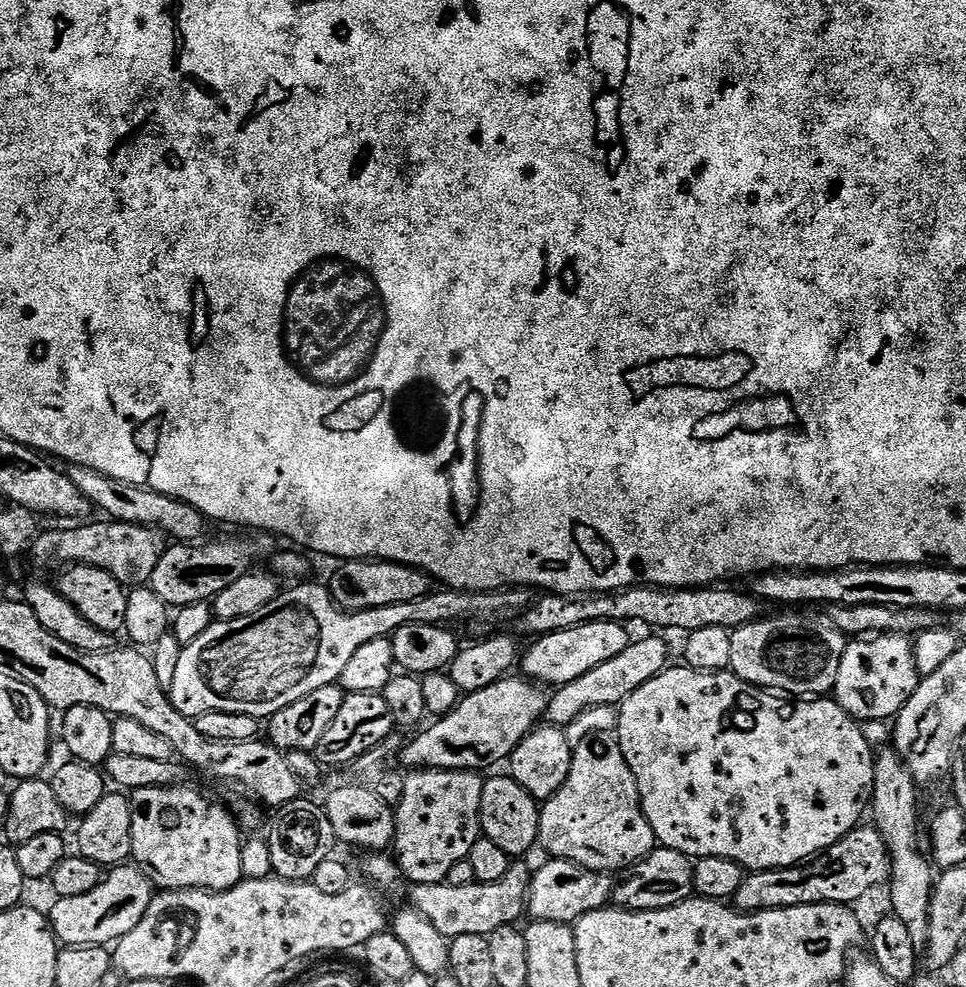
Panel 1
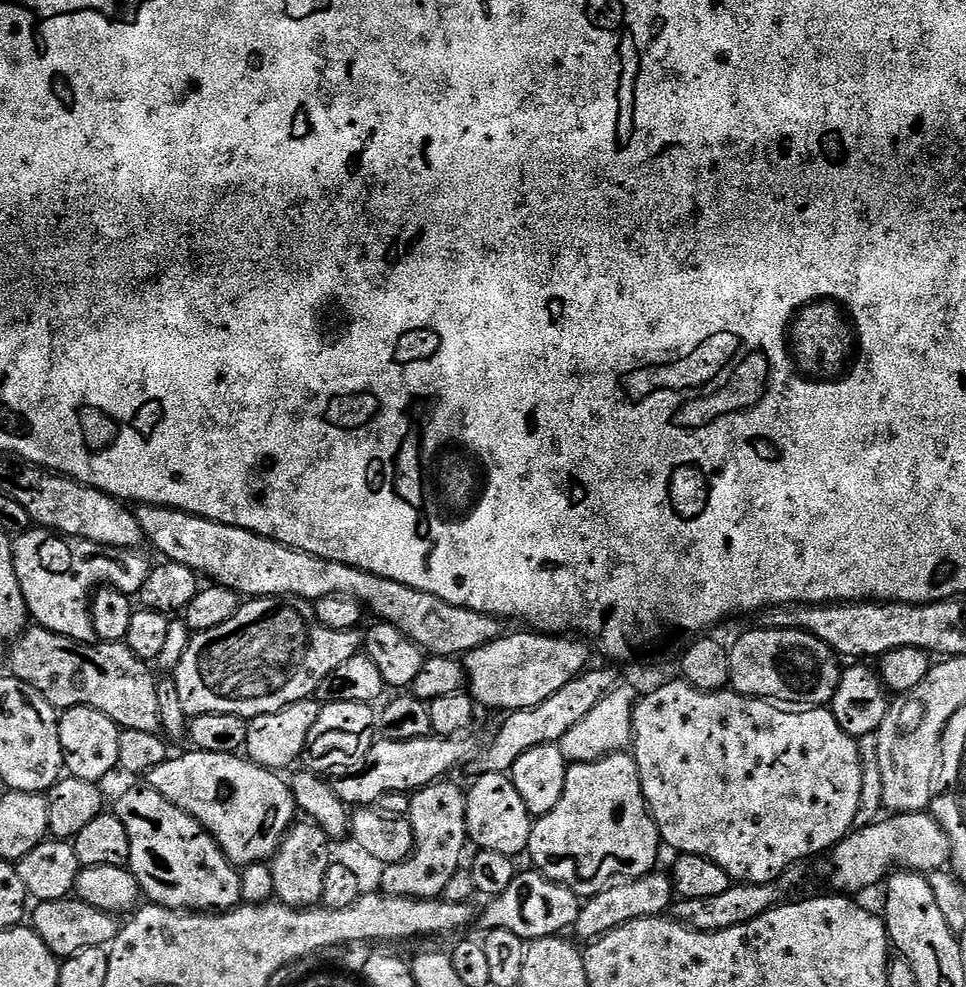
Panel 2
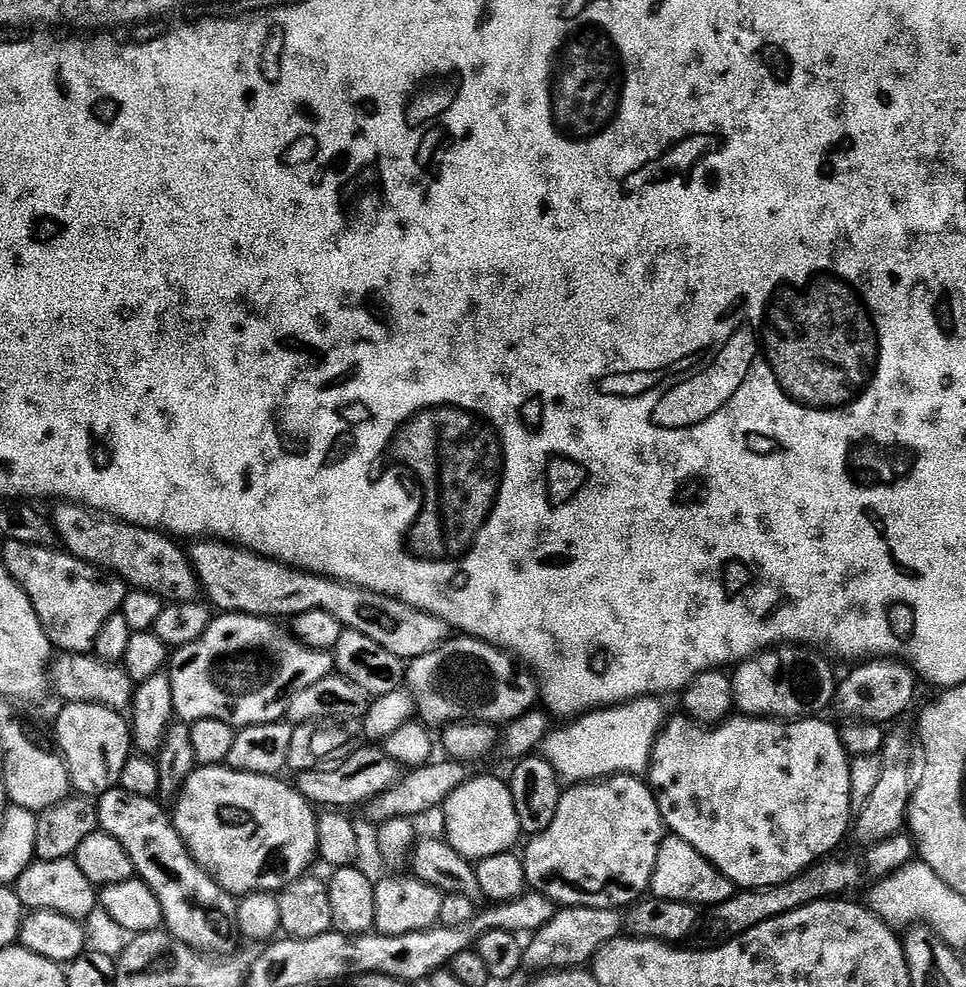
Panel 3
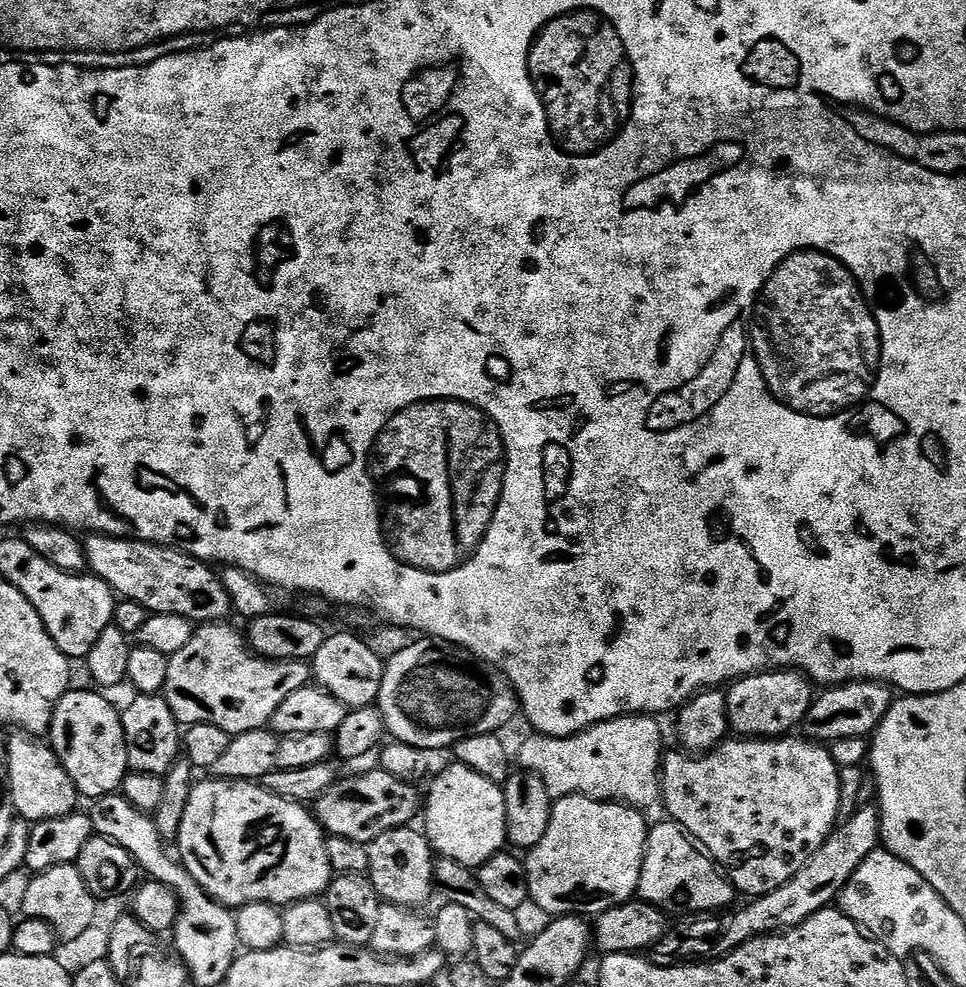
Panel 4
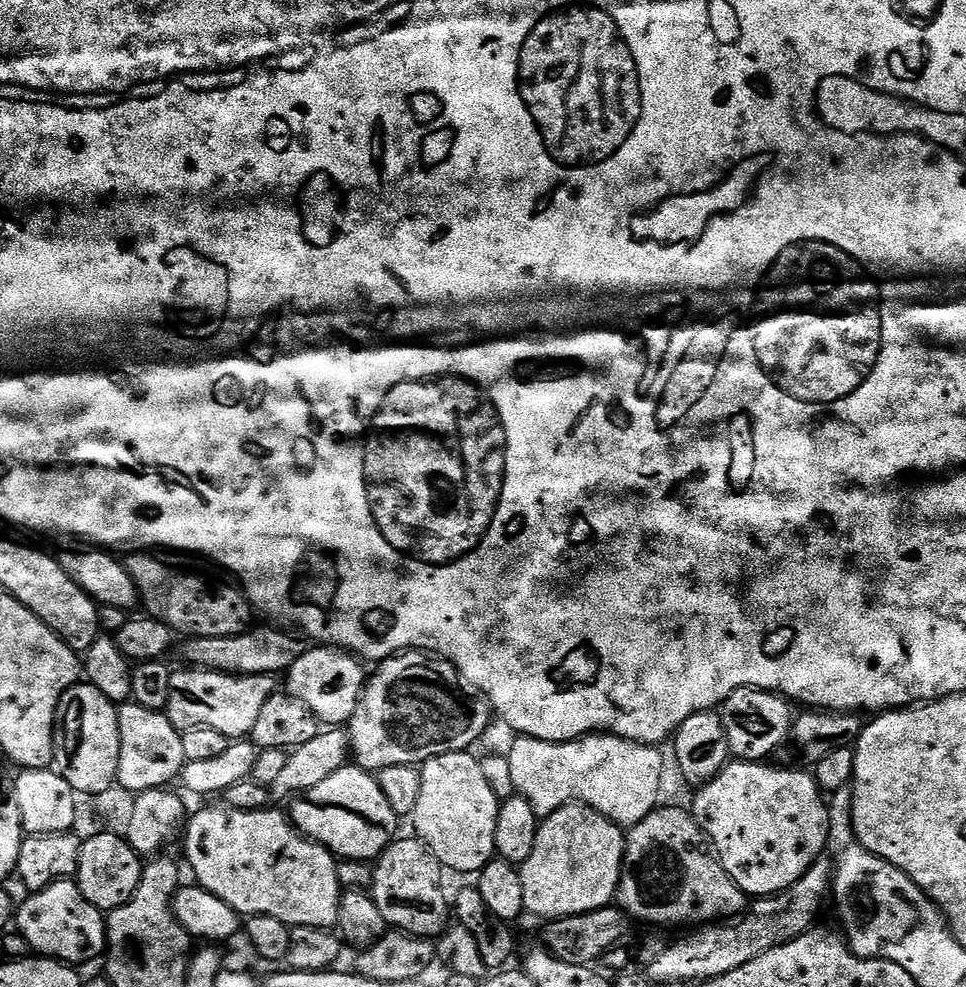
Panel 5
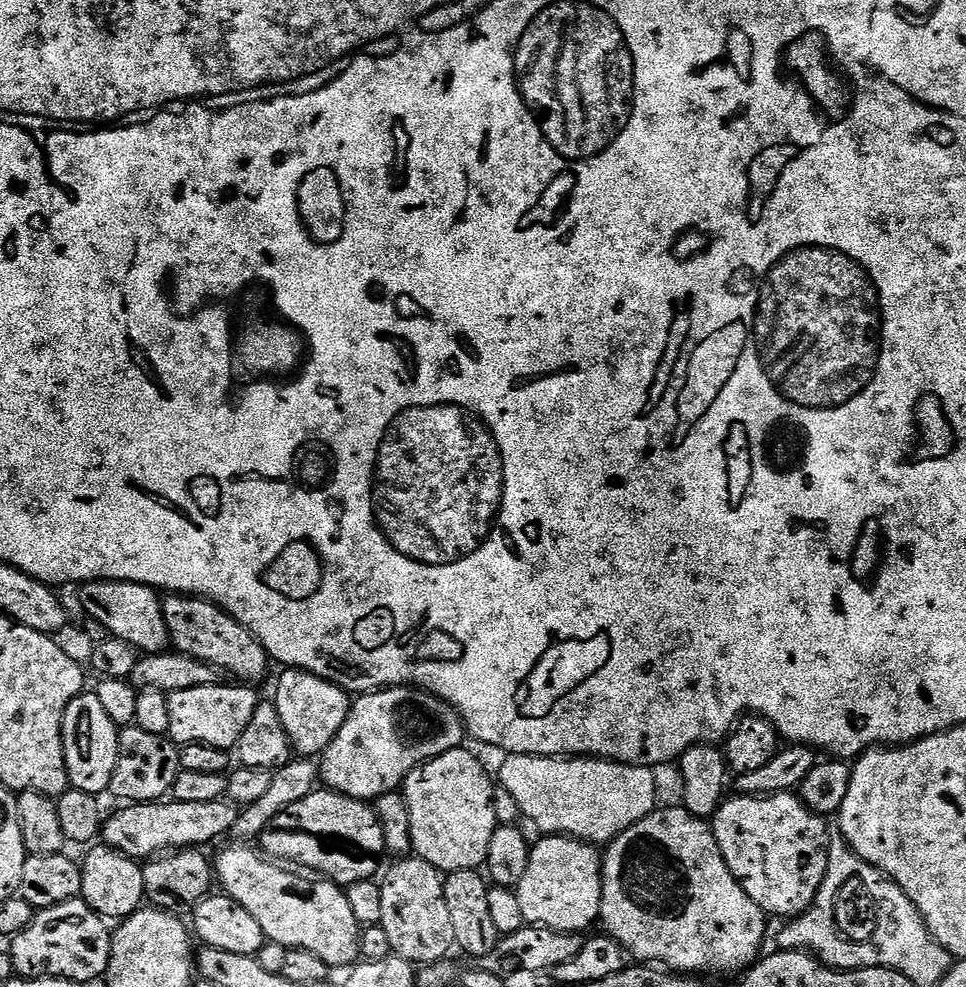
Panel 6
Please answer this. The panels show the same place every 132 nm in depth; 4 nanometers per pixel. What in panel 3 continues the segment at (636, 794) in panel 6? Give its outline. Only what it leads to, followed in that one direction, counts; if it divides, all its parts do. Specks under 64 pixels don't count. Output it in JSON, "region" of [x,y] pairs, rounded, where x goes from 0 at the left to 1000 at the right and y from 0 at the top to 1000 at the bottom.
{"region":[[[659,705],[645,713],[635,713],[606,721],[585,738],[572,737],[561,755],[563,769],[573,776],[581,791],[592,794],[621,792],[631,786],[663,784],[670,779],[675,756],[688,730],[687,717],[679,705]]]}

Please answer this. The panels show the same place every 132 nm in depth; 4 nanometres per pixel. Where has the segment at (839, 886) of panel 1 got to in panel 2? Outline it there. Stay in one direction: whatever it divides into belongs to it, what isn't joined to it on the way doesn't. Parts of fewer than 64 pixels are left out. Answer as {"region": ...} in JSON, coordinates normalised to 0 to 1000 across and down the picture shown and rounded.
{"region":[[[829,873],[820,875],[803,892],[796,896],[759,895],[756,902],[747,906],[738,906],[735,910],[714,910],[713,912],[701,911],[698,916],[698,928],[705,936],[717,940],[719,944],[746,944],[756,942],[760,938],[768,938],[797,921],[804,919],[808,914],[815,913],[819,904],[824,904],[836,892],[840,886],[840,874]]]}

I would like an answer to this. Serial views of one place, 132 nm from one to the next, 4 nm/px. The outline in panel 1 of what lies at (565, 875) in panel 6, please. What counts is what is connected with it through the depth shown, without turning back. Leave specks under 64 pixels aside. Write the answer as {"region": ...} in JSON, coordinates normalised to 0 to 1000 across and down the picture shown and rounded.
{"region":[[[635,743],[611,744],[594,755],[590,784],[582,800],[562,812],[557,855],[560,860],[563,858],[567,862],[566,866],[572,871],[589,871],[604,879],[635,886],[659,875],[680,858],[677,841],[663,816],[658,789],[652,776],[648,776],[648,768],[644,768],[644,756]]]}

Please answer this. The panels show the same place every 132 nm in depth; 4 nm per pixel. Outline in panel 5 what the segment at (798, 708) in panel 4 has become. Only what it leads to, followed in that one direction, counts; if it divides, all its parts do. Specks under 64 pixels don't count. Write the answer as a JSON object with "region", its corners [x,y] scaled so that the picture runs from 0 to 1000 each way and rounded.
{"region":[[[784,697],[760,699],[760,703],[756,703],[743,718],[755,763],[766,772],[794,771],[820,739],[822,720],[819,716],[821,714],[811,704],[801,701],[790,701]]]}

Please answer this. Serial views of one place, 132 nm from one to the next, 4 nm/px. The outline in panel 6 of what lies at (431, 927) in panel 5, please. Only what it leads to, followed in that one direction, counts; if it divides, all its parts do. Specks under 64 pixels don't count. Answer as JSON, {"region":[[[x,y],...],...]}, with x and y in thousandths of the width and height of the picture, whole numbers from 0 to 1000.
{"region":[[[428,865],[421,869],[409,872],[410,876],[399,882],[393,896],[395,906],[395,930],[392,939],[400,942],[400,950],[404,950],[404,958],[409,968],[422,973],[428,979],[446,979],[454,977],[461,972],[464,964],[469,964],[472,951],[470,938],[466,934],[466,922],[462,919],[462,906],[460,905],[460,888],[445,873],[435,870]]]}

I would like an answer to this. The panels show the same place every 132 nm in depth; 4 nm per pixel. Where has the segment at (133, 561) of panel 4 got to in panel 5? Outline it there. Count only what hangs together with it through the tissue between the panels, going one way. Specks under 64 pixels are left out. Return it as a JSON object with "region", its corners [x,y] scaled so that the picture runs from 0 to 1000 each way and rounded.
{"region":[[[145,567],[136,573],[135,581],[141,592],[144,611],[147,616],[149,612],[153,619],[150,621],[179,641],[187,640],[187,645],[222,648],[249,644],[258,639],[262,631],[262,613],[258,612],[252,599],[239,591],[227,592],[224,588],[214,588],[213,585],[202,584],[199,580],[185,580],[164,567]]]}

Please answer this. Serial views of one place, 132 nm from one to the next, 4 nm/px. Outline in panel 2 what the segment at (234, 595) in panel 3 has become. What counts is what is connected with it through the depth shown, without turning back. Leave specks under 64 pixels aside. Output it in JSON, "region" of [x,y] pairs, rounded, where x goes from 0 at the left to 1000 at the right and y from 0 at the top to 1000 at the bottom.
{"region":[[[150,511],[140,516],[139,522],[147,533],[149,546],[158,551],[167,559],[171,568],[187,571],[206,582],[216,584],[220,593],[237,596],[251,606],[268,606],[270,604],[303,604],[314,608],[330,610],[343,604],[358,604],[379,614],[382,621],[389,623],[390,629],[407,632],[417,638],[440,662],[449,665],[467,665],[479,667],[486,661],[495,659],[520,643],[519,629],[512,624],[487,618],[478,614],[470,614],[466,610],[458,610],[458,606],[449,606],[449,602],[441,602],[437,598],[429,598],[416,590],[401,588],[377,580],[374,575],[358,573],[354,569],[346,569],[337,565],[329,565],[325,561],[317,561],[310,555],[298,555],[289,547],[281,547],[277,543],[268,543],[246,533],[231,531],[225,527],[214,527],[211,523],[202,523],[199,519],[186,519],[182,515],[163,515],[159,511]]]}

